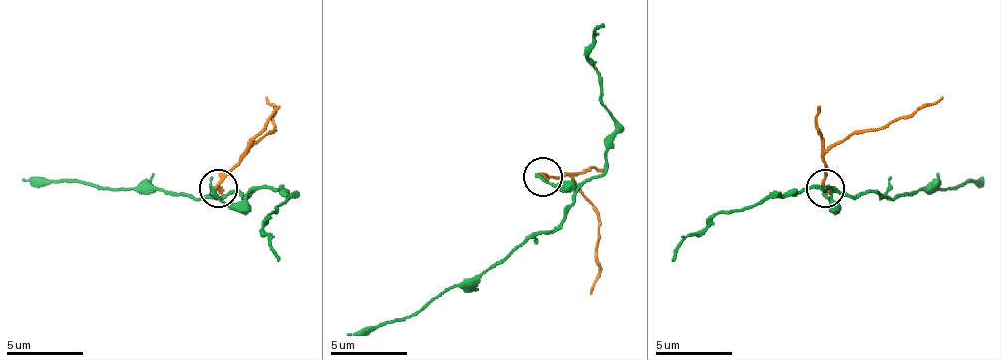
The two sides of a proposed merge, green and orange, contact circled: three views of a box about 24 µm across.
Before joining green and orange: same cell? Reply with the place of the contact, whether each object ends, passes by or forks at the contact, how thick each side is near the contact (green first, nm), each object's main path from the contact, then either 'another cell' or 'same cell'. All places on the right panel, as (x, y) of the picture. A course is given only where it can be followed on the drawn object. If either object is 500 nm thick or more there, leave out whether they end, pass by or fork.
(825, 188) | green ends | orange ends | 280/300 nm | green via (824, 187), (832, 203), (836, 191), (859, 195), (909, 195), (982, 179) | orange via (824, 187), (824, 156), (863, 130), (912, 118), (943, 95) | another cell

